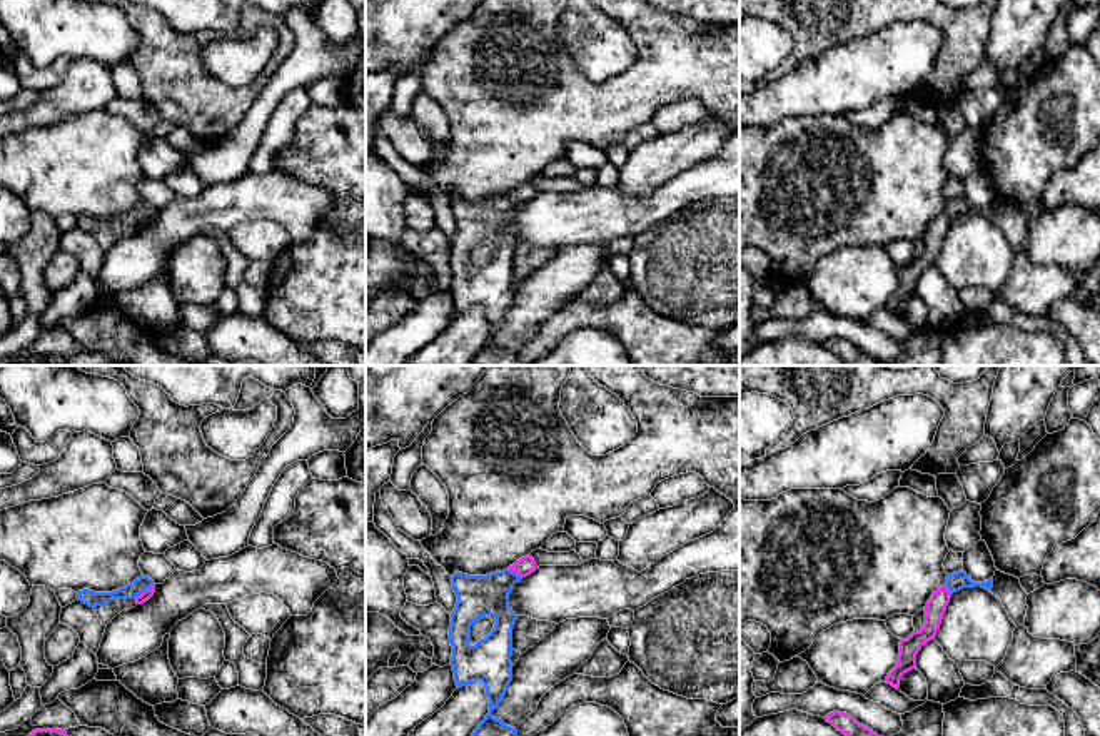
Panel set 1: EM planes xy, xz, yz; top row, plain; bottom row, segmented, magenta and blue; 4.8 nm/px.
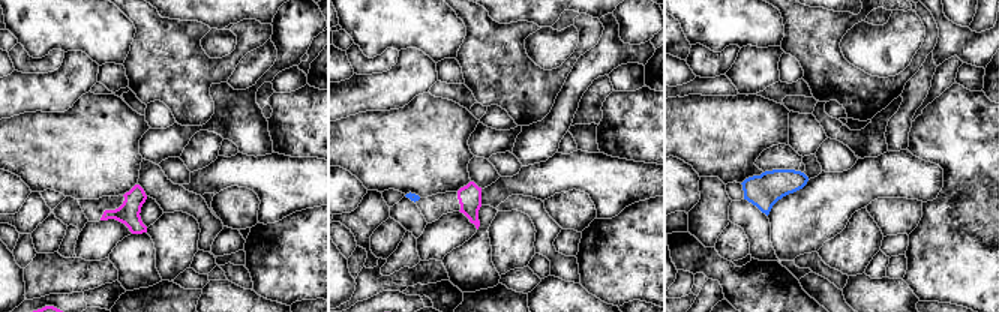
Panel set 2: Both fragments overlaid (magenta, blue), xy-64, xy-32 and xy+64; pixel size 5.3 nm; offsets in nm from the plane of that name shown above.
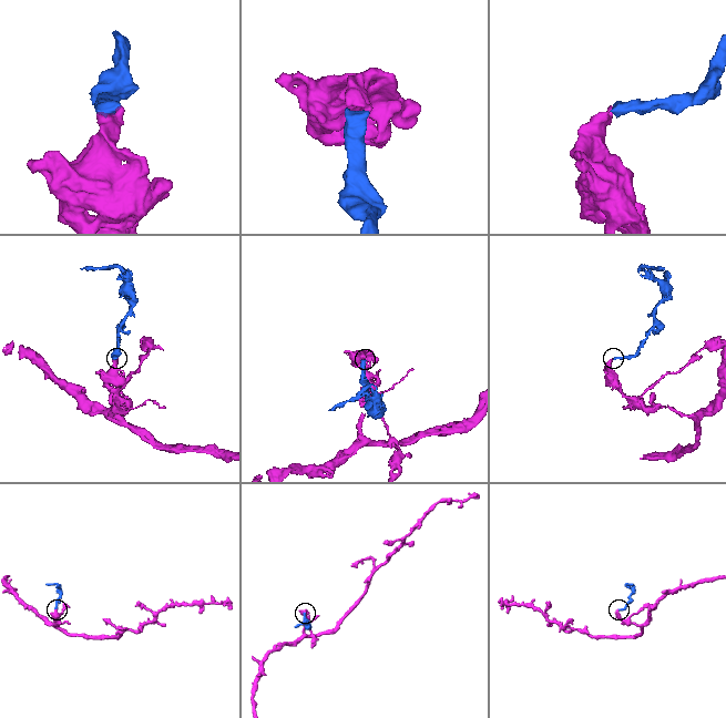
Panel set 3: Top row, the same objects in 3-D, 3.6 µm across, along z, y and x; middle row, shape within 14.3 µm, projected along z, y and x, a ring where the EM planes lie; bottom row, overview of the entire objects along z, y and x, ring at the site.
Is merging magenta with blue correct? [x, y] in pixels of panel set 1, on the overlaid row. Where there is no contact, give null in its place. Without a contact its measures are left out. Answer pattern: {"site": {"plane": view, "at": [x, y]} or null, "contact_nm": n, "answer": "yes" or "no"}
{"site": {"plane": "xy", "at": [144, 591]}, "contact_nm": 120, "answer": "yes"}

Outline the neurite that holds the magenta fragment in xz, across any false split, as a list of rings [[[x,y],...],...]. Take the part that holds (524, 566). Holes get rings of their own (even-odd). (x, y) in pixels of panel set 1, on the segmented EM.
[[[531,556],[521,557],[517,562],[504,571],[496,571],[486,576],[467,576],[454,572],[451,582],[457,597],[456,607],[451,614],[449,641],[452,646],[451,666],[457,688],[467,686],[472,681],[481,681],[489,699],[489,713],[477,724],[471,736],[517,736],[517,729],[504,724],[492,716],[492,711],[501,704],[509,683],[512,681],[512,628],[517,614],[509,607],[509,594],[512,586],[522,577],[536,571],[536,562]],[[484,616],[494,616],[496,624],[492,631],[474,646],[469,644],[471,626]]]

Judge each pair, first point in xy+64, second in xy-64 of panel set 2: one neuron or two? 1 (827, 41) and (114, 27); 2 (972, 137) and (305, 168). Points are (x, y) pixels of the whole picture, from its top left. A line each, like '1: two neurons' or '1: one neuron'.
1: two neurons
2: two neurons

